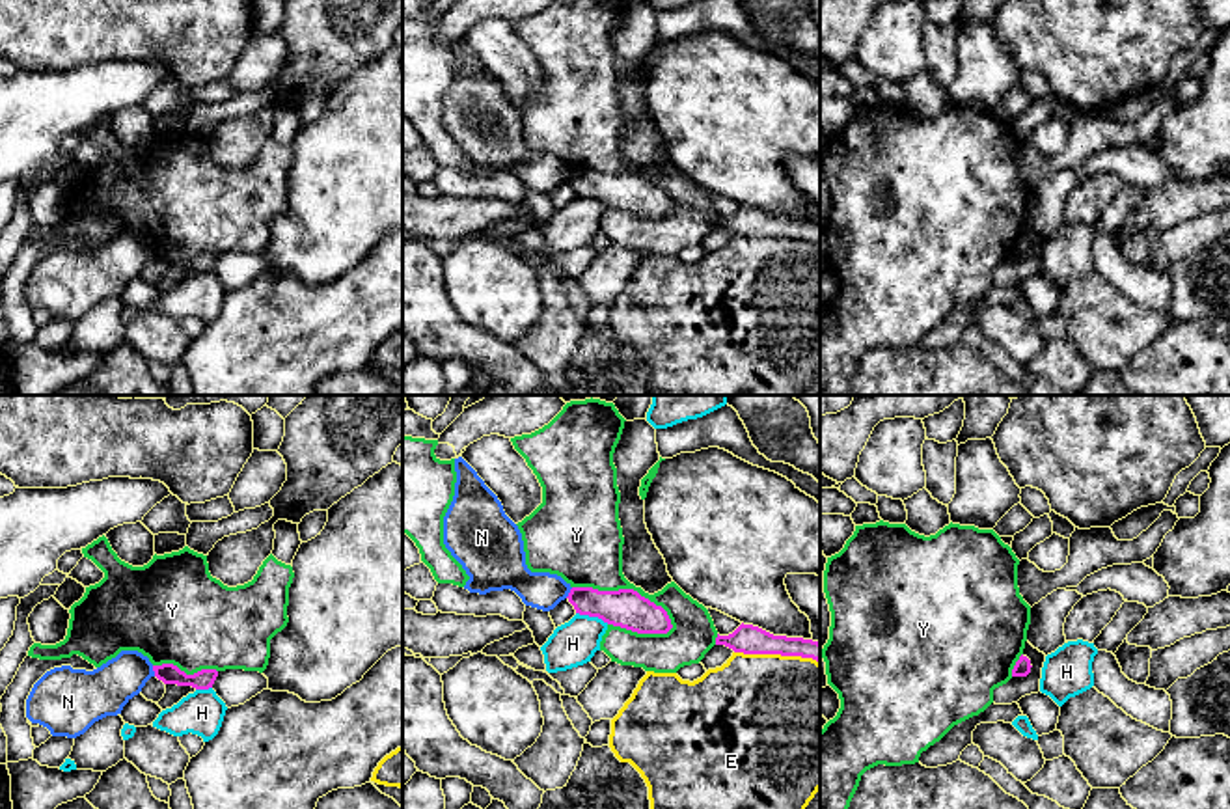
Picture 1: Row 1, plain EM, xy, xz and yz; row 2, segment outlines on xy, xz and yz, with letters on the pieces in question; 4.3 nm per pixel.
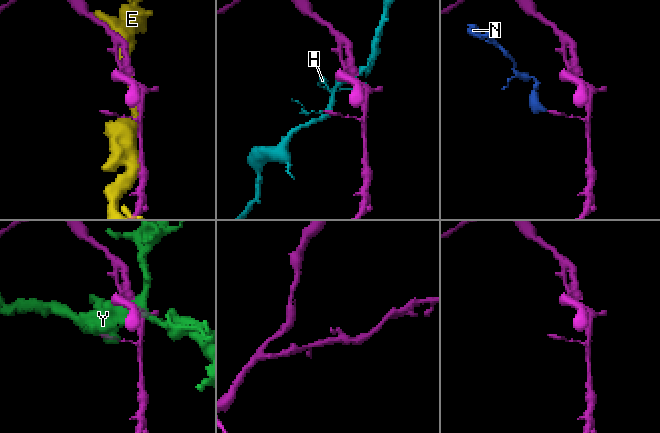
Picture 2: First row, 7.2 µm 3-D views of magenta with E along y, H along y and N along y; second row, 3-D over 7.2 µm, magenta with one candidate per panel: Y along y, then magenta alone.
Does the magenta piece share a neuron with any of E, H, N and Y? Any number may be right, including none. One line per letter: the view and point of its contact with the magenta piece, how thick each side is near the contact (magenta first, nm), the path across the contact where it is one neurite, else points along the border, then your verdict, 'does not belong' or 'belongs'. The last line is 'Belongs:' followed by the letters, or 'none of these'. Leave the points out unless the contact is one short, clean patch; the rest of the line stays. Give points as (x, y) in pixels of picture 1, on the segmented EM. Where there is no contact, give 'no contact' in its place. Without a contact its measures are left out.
E: contact xz (778, 653); calibres 130 and 480 nm; does not belong
H: contact xz (593, 616); calibres 170 and 190 nm; does not belong
N: contact xy (153, 670); calibres 90 and 220 nm; border xy (151, 666), (155, 675); does not belong
Y: contact xz (627, 589); calibres 170 and 320 nm; does not belong
Belongs: none of these

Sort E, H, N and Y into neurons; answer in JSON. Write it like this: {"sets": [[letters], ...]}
{"sets": [["E"], ["H"], ["N"], ["Y"]]}

